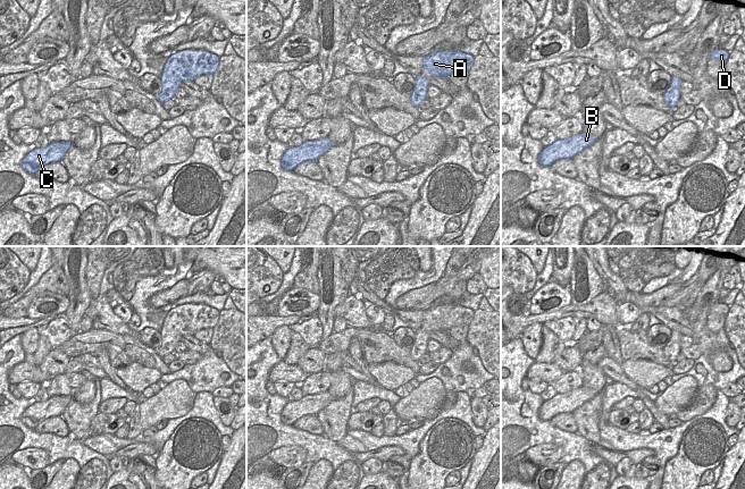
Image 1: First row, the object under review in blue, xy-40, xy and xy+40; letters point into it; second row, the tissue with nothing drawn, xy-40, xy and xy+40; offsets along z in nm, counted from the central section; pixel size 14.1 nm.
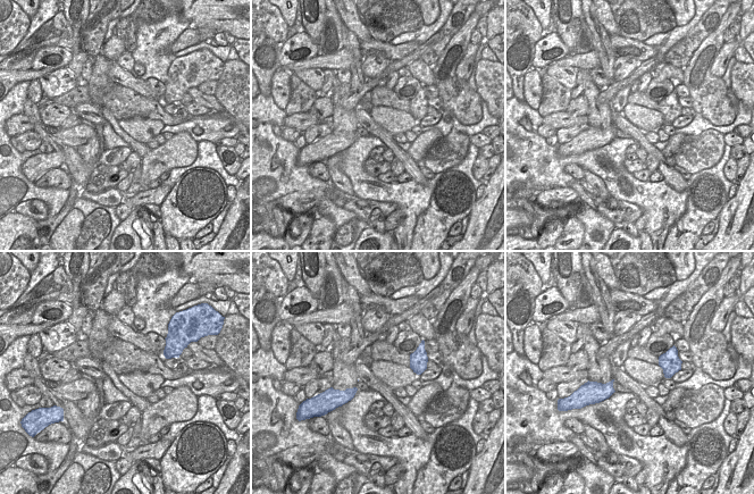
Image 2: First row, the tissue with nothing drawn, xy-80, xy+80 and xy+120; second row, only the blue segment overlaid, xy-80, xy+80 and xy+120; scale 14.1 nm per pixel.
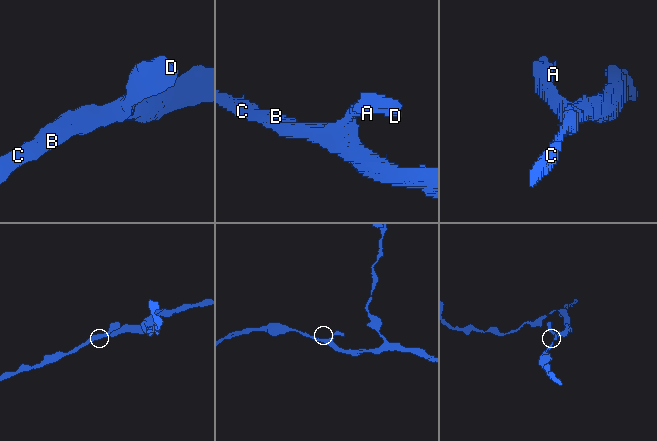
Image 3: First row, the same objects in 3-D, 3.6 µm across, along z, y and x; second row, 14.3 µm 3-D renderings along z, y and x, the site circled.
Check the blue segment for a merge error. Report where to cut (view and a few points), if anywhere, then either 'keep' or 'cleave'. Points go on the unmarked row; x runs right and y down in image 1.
cut none; keep

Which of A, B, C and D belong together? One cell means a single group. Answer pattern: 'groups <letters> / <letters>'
groups A B C D

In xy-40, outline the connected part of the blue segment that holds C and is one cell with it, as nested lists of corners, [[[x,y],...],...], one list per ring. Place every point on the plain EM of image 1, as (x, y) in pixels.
[[[50,396],[45,402],[35,402],[22,414],[22,422],[30,429],[34,429],[42,421],[51,416],[60,416],[67,405],[73,401],[73,396]]]

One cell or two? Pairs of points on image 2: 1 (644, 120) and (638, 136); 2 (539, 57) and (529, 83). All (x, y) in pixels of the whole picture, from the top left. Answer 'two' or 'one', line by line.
1: two
2: two

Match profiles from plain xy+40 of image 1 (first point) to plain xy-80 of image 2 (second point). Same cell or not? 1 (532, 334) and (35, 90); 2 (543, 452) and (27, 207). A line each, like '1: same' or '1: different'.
1: same
2: same

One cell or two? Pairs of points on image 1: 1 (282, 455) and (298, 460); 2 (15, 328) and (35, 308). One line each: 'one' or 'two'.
1: one
2: two

